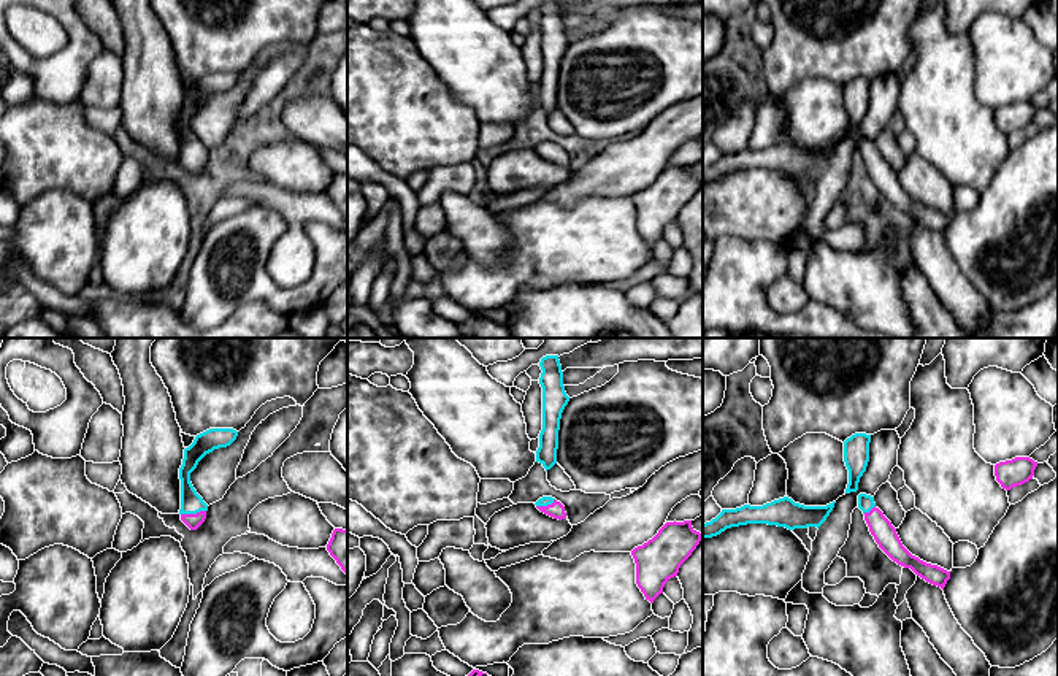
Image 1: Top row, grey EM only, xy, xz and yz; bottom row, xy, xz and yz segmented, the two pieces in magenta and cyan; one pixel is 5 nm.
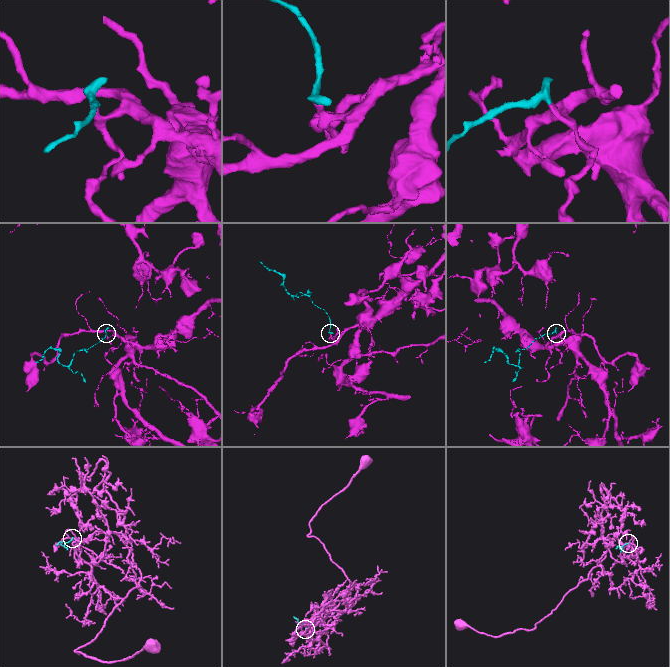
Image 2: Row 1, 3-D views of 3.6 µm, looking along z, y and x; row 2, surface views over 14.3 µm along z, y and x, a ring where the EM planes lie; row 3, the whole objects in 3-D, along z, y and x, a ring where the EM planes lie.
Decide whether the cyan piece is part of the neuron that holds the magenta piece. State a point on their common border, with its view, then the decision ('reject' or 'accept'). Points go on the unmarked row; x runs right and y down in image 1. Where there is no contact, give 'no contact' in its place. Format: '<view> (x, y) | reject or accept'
xy (192, 159) | accept

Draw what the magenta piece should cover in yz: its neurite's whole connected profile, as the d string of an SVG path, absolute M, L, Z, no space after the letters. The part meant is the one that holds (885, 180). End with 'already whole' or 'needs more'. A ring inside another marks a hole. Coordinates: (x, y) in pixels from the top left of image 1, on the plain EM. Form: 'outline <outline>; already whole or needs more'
outline M860 138L858 152L864 159L864 165L869 171L871 179L874 181L879 192L898 209L910 213L917 221L926 227L937 230L944 235L947 225L950 224L950 216L926 208L918 202L912 200L901 187L896 173L884 160L884 157L876 151L874 141Z; needs more

